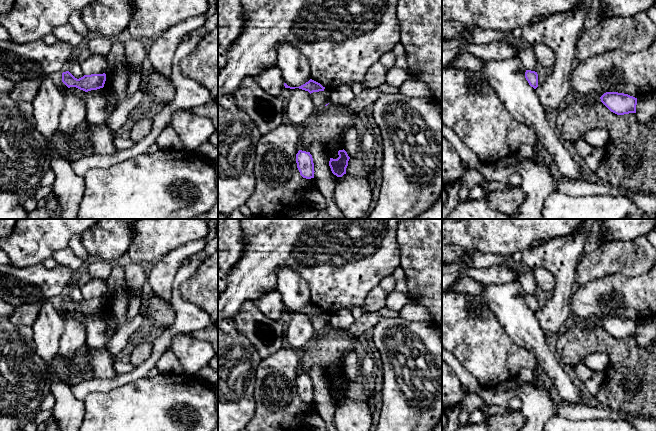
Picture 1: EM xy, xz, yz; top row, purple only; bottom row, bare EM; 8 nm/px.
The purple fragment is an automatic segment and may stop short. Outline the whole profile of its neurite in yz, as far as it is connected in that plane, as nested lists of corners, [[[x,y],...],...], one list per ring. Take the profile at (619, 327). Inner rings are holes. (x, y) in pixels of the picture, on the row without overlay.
[[[606,316],[600,323],[611,336],[617,339],[636,337],[637,322],[628,318]]]

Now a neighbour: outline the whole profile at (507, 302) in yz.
[[[518,280],[503,285],[482,285],[481,297],[486,306],[497,317],[504,330],[513,342],[530,351],[547,375],[555,390],[564,402],[571,404],[585,405],[584,396],[575,386],[573,380],[565,372],[562,364],[556,359],[546,343],[546,335],[541,329],[536,315],[531,311],[525,302],[526,292]]]

